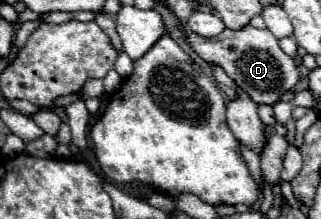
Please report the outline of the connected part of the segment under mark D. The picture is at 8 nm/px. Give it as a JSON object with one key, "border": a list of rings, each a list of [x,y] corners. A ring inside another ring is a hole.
{"border":[[[181,26],[179,30],[201,60],[205,60],[209,66],[213,64],[221,66],[225,74],[233,78],[235,84],[243,88],[255,104],[269,104],[269,106],[277,104],[281,96],[285,92],[291,92],[301,78],[295,60],[279,48],[277,38],[269,30],[257,30],[253,26],[245,26],[245,30],[223,30],[215,38],[203,38],[185,26]]]}

